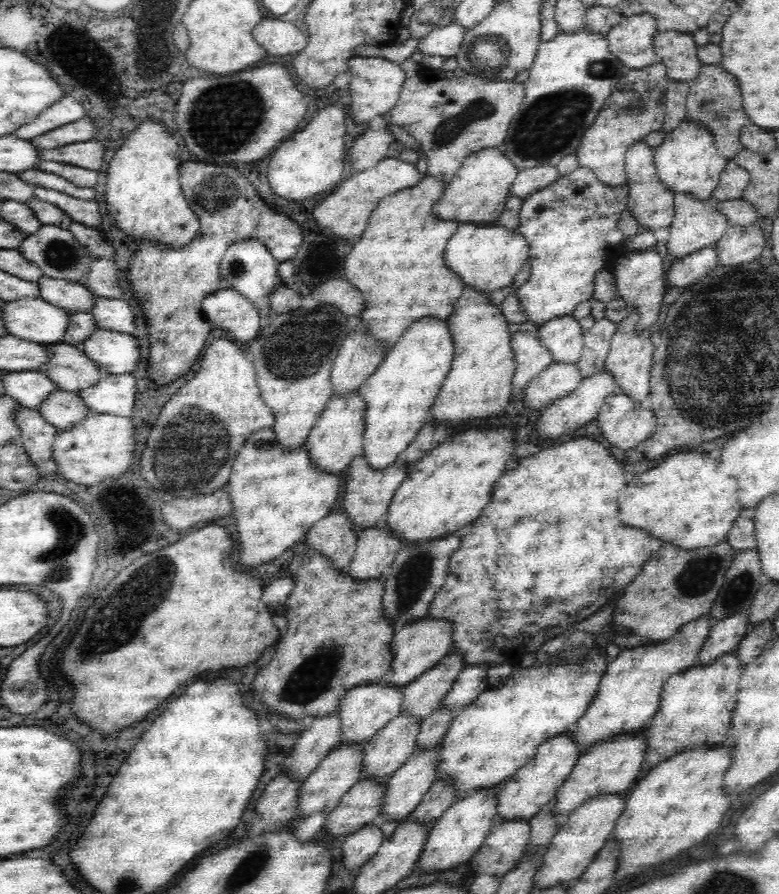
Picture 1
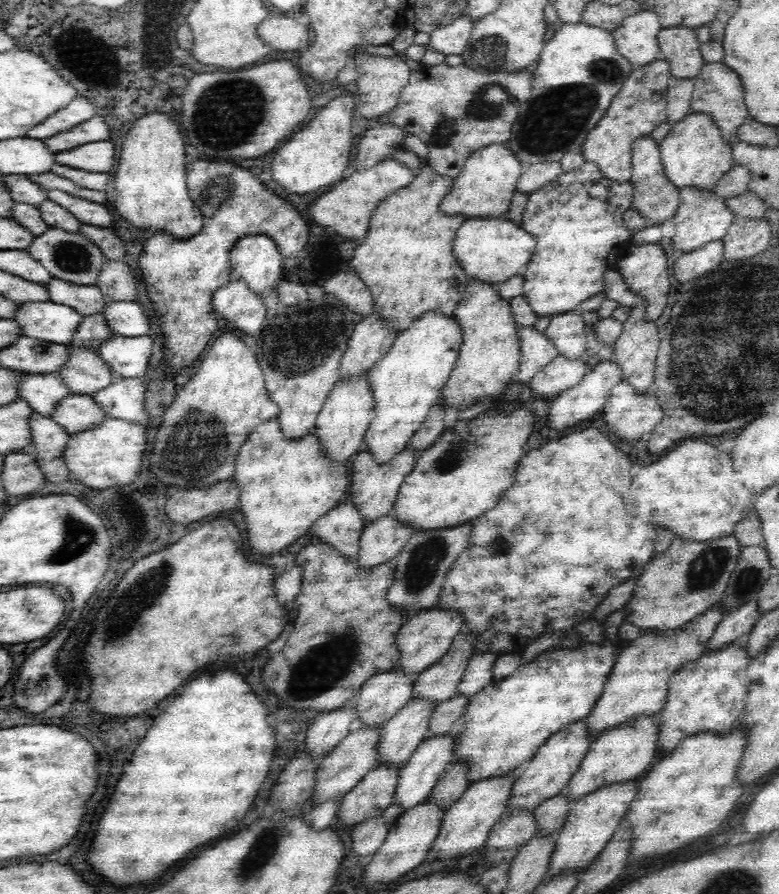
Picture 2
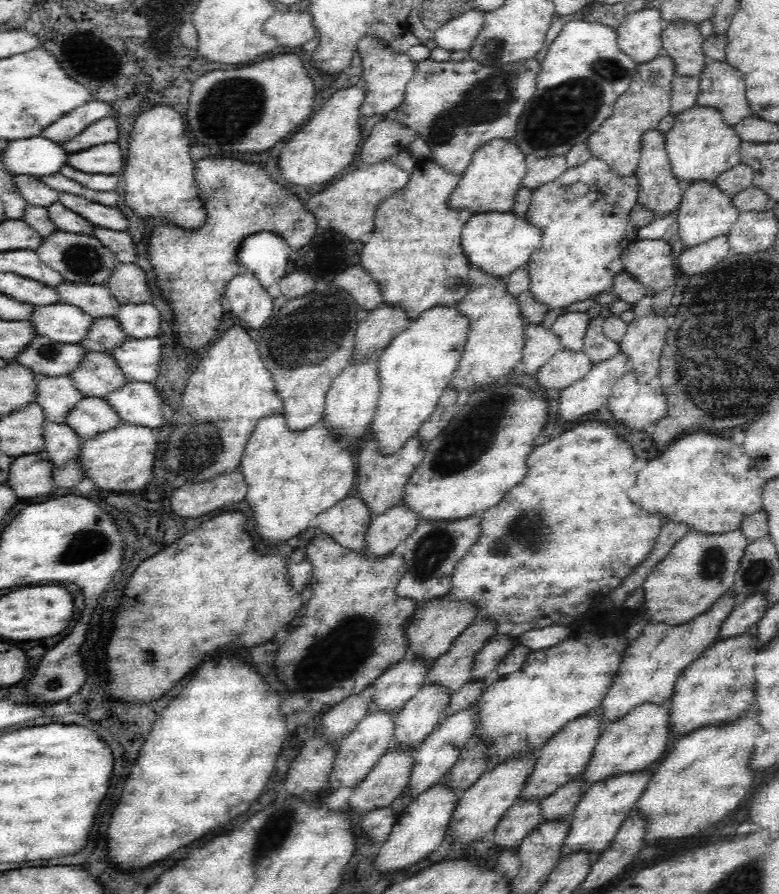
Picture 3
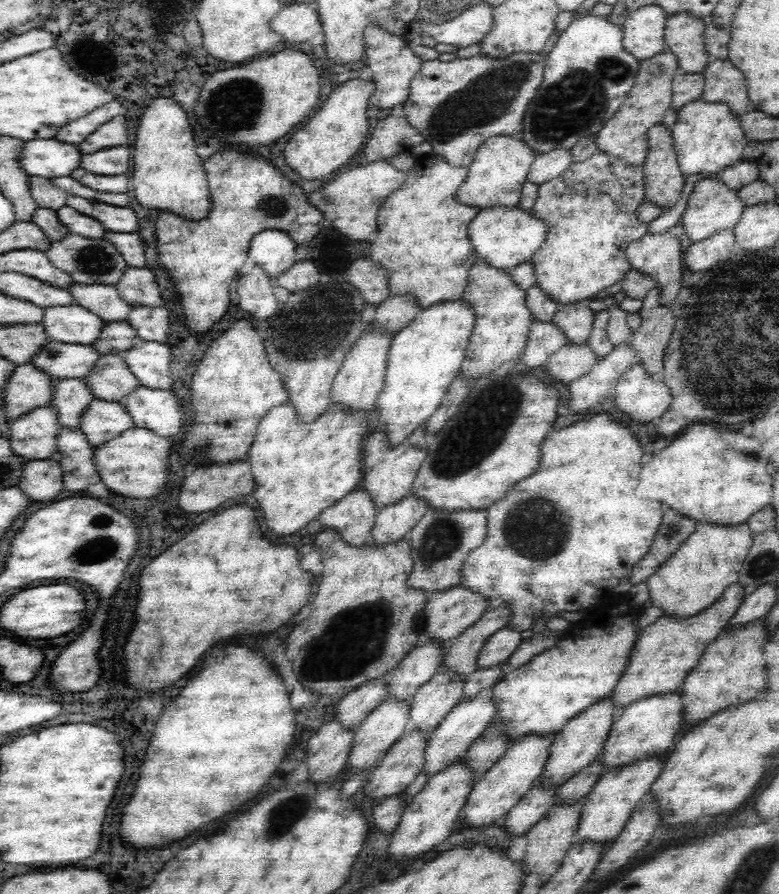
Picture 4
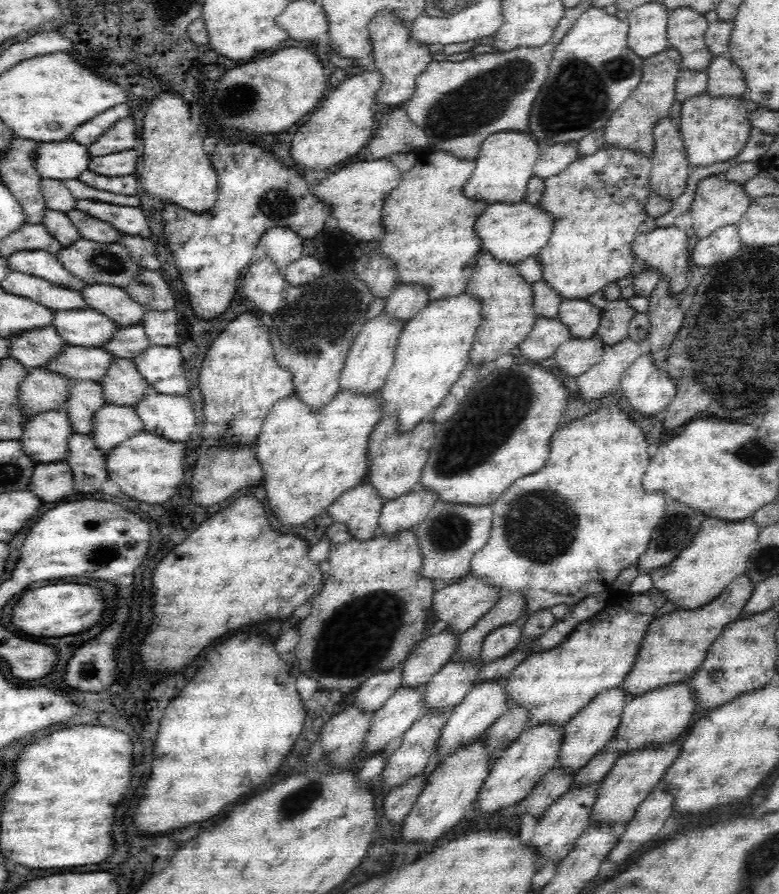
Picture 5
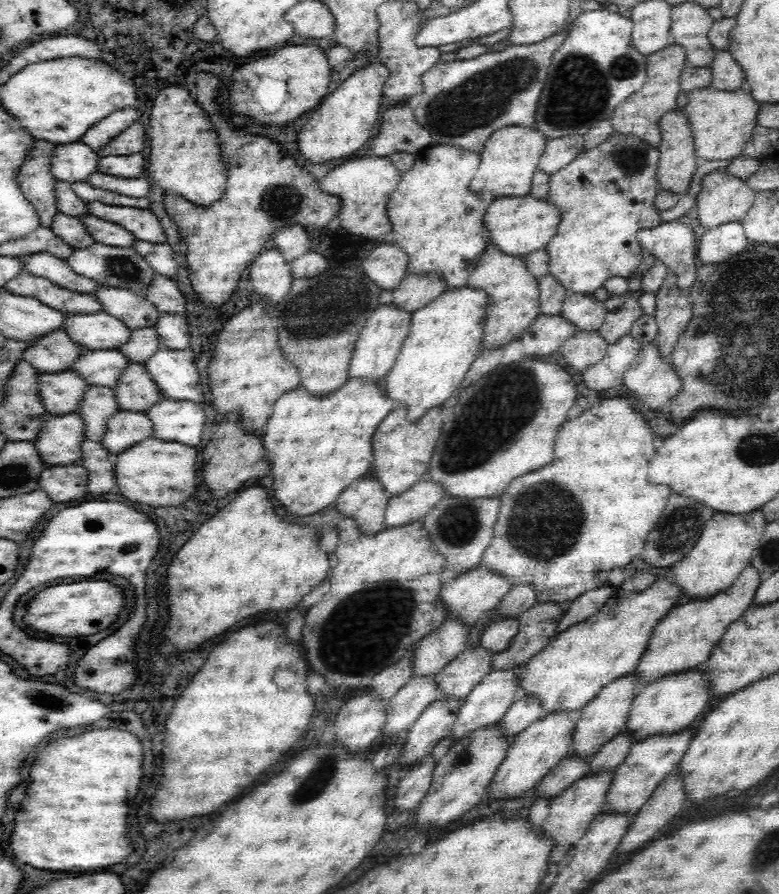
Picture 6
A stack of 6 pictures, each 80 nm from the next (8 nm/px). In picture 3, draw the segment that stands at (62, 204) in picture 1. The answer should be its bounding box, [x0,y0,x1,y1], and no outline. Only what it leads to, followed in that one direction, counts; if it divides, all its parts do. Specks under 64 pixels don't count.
[59,192,128,232]

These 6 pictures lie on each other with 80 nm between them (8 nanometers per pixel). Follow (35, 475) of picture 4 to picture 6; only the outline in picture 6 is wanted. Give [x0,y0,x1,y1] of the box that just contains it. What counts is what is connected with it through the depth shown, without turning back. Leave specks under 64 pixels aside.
[39,465,90,504]

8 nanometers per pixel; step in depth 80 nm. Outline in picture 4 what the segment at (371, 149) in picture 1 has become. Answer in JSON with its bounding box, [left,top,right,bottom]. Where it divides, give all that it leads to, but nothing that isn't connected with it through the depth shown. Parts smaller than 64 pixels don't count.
[362,111,425,163]

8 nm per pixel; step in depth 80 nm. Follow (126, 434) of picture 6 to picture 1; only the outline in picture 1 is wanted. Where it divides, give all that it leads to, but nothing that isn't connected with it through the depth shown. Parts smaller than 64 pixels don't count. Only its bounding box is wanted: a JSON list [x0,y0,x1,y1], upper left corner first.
[38,391,92,429]

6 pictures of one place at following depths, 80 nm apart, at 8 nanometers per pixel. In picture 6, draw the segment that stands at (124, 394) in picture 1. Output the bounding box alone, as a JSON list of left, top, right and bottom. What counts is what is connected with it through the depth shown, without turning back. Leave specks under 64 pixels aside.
[144,398,206,447]

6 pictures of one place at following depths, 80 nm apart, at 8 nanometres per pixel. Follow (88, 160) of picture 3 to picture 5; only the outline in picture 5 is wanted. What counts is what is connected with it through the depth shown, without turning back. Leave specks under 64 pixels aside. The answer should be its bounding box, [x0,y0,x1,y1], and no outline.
[89,150,140,176]

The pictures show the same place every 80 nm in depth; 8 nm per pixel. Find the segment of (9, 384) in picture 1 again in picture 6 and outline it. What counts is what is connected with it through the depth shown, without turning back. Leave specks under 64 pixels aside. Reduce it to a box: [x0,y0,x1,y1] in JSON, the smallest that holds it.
[78,385,119,442]

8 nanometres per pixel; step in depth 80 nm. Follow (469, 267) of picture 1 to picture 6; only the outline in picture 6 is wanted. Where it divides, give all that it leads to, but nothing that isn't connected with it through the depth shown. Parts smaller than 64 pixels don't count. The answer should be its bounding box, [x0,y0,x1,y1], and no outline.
[483,196,562,256]

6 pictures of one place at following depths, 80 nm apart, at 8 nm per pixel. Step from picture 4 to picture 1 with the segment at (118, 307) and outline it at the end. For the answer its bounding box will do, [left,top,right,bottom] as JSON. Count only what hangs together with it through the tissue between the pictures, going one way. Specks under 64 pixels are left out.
[36,276,98,314]

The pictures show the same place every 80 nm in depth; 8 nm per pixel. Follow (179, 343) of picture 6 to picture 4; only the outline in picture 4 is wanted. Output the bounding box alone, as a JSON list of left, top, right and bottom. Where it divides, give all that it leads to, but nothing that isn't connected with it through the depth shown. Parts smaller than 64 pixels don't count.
[127,306,170,344]

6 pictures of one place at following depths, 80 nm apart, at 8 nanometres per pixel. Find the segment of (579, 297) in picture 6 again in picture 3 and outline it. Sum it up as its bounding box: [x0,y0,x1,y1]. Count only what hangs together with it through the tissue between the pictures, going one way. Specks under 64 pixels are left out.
[551,311,590,352]

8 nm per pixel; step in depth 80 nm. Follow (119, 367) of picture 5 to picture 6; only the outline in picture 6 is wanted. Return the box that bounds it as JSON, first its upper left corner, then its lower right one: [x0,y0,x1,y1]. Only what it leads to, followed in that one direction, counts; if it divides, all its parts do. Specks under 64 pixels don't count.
[111,363,163,413]

